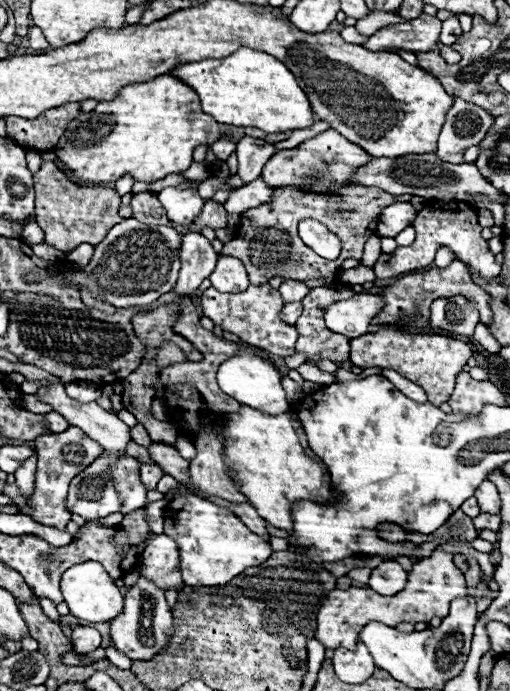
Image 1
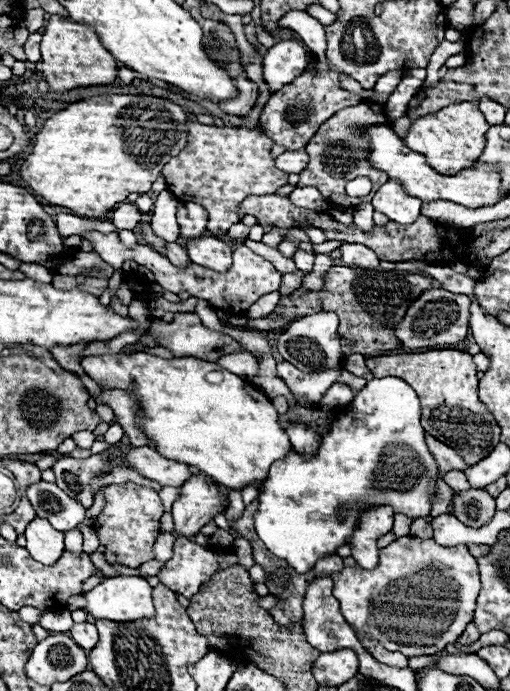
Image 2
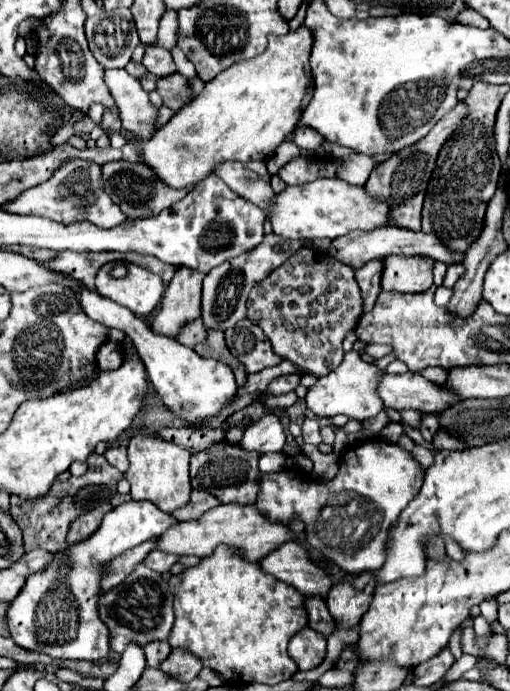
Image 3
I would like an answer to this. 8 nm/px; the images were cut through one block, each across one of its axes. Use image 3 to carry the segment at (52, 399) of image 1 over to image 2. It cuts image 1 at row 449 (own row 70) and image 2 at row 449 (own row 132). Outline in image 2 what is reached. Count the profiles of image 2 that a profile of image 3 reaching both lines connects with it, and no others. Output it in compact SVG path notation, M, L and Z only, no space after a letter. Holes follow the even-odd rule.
M148 446L132 448L124 454L124 458L130 464L130 468L138 470L144 478L150 478L162 486L180 488L192 476L188 464L168 460L160 456L154 448L148 448Z

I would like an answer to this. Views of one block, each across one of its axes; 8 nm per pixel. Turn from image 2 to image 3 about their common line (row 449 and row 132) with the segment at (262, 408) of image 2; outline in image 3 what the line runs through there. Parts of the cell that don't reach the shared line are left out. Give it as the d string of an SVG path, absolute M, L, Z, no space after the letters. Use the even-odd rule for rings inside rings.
M300 26L296 32L288 32L286 36L268 36L268 48L256 58L240 60L232 64L224 72L220 72L214 80L206 82L204 90L196 94L186 106L182 106L162 128L154 132L150 140L142 144L142 162L166 184L168 188L188 188L196 186L204 176L210 176L218 164L238 160L266 160L296 128L302 112L302 100L310 86L310 78L304 72L304 64L308 62L312 48L310 32Z

